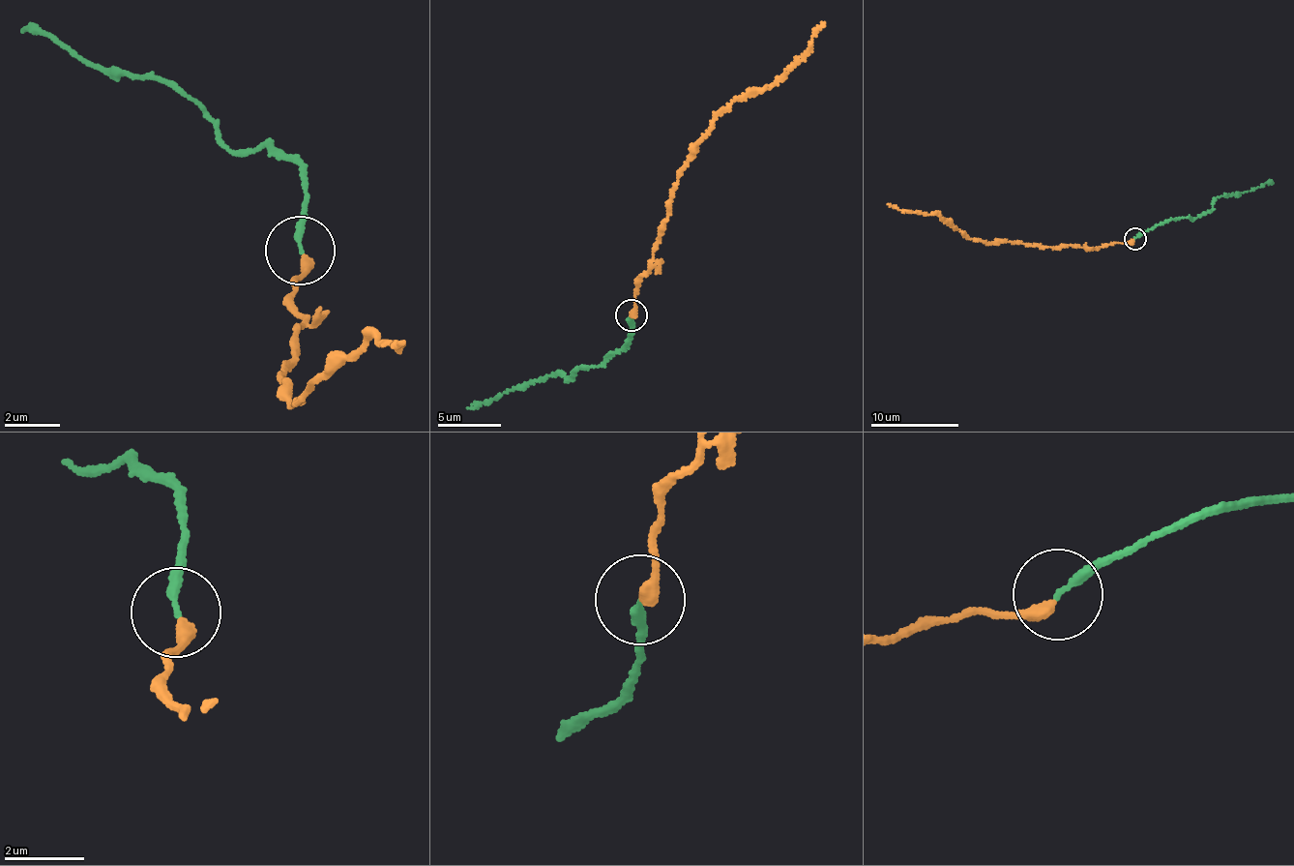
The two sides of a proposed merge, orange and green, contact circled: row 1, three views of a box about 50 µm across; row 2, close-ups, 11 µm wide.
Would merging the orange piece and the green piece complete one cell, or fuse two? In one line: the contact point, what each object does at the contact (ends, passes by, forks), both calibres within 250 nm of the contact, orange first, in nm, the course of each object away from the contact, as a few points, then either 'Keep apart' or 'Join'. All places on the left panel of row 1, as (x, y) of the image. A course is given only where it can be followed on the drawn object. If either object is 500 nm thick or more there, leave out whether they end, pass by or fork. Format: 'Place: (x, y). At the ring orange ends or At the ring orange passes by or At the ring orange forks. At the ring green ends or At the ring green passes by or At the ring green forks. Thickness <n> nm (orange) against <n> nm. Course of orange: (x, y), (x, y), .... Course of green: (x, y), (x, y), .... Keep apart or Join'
Place: (300, 251). At the ring orange ends. At the ring green ends. Thickness 320 nm (orange) against 200 nm. Course of orange: (301, 253), (306, 273), (287, 297), (306, 317), (275, 380), (290, 404), (368, 338), (395, 347), (402, 342). Course of green: (301, 253), (309, 203), (290, 159), (246, 151), (215, 134), (172, 81), (127, 78), (18, 32). Keep apart

